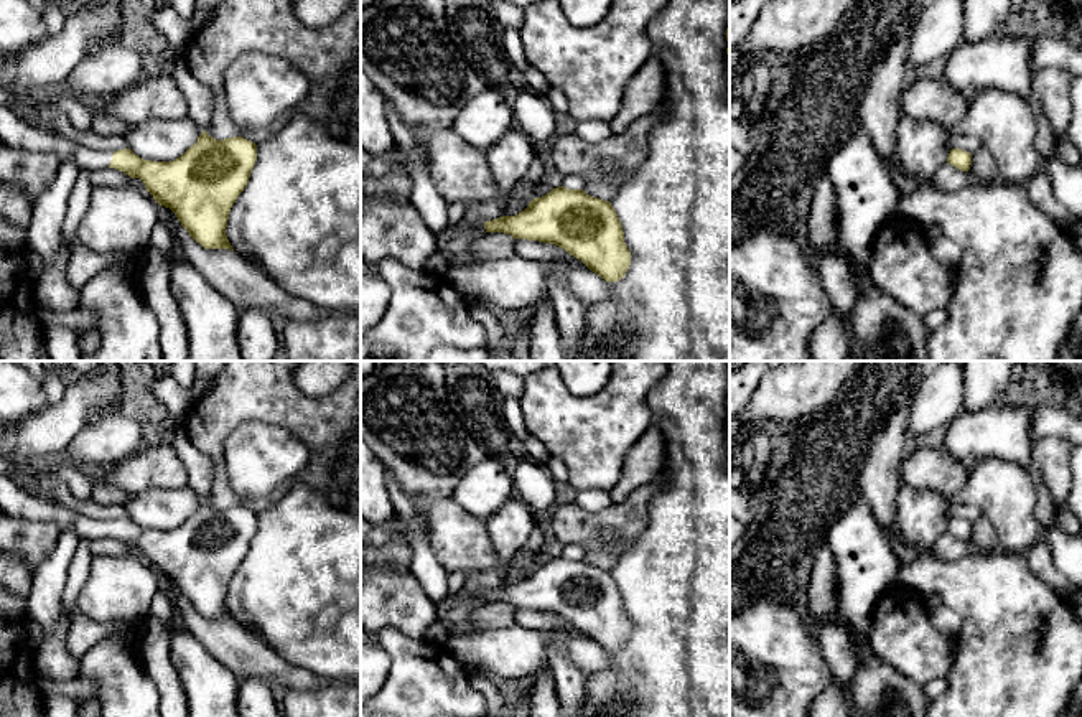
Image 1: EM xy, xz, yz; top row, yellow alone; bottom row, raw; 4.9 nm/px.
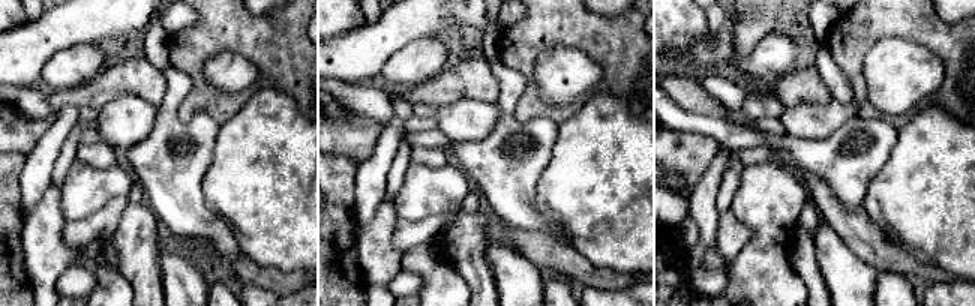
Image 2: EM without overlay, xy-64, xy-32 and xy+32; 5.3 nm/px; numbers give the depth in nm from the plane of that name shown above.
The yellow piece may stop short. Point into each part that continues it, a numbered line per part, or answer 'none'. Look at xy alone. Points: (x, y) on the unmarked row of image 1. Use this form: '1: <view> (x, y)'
1: xy (13, 501)

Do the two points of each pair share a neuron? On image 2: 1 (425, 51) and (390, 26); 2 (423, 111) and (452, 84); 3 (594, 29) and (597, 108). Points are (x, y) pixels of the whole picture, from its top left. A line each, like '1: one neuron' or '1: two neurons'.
1: two neurons
2: two neurons
3: two neurons

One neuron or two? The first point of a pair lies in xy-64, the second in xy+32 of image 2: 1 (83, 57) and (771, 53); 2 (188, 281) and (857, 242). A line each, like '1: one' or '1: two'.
1: one
2: two

